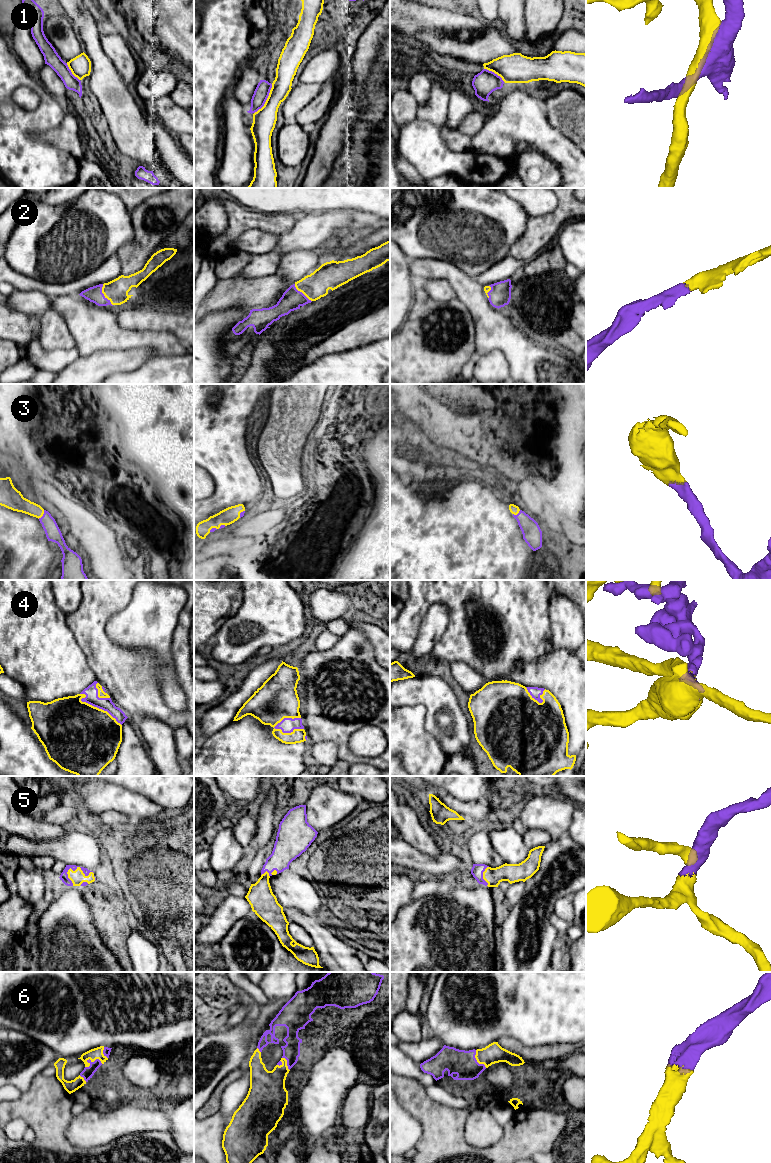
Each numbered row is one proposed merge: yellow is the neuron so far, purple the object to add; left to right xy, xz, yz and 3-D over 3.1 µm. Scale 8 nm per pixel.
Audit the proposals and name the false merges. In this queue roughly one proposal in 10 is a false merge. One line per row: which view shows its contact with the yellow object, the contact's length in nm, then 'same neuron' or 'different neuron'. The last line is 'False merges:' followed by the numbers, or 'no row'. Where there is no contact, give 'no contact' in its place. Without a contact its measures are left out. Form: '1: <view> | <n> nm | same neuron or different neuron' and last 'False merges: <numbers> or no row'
1: xz | 280 nm | different neuron
2: xy | 190 nm | same neuron
3: xy | 90 nm | same neuron
4: xz | 240 nm | same neuron
5: xy | 220 nm | same neuron
6: xy | 150 nm | same neuron
False merges: 1

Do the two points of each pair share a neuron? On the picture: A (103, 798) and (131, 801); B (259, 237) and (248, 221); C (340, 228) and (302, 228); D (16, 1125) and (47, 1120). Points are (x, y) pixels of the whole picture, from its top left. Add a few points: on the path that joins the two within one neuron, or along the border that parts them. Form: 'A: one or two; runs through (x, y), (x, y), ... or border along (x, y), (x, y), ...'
A: one; runs through (110, 798), (118, 798), (124, 801)
B: two; border along (277, 235), (248, 229), (239, 237), (236, 244)
C: one; runs through (331, 228), (311, 228)
D: two; border along (10, 1120), (22, 1118), (30, 1128)

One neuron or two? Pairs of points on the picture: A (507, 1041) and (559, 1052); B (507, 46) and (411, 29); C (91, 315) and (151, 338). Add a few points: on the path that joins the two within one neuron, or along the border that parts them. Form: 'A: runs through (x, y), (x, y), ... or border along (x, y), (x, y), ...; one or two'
A: runs through (520, 1049), (524, 1052), (546, 1052); one
B: runs through (483, 45), (458, 44), (435, 35); one
C: runs through (106, 330), (114, 338), (136, 338); one

